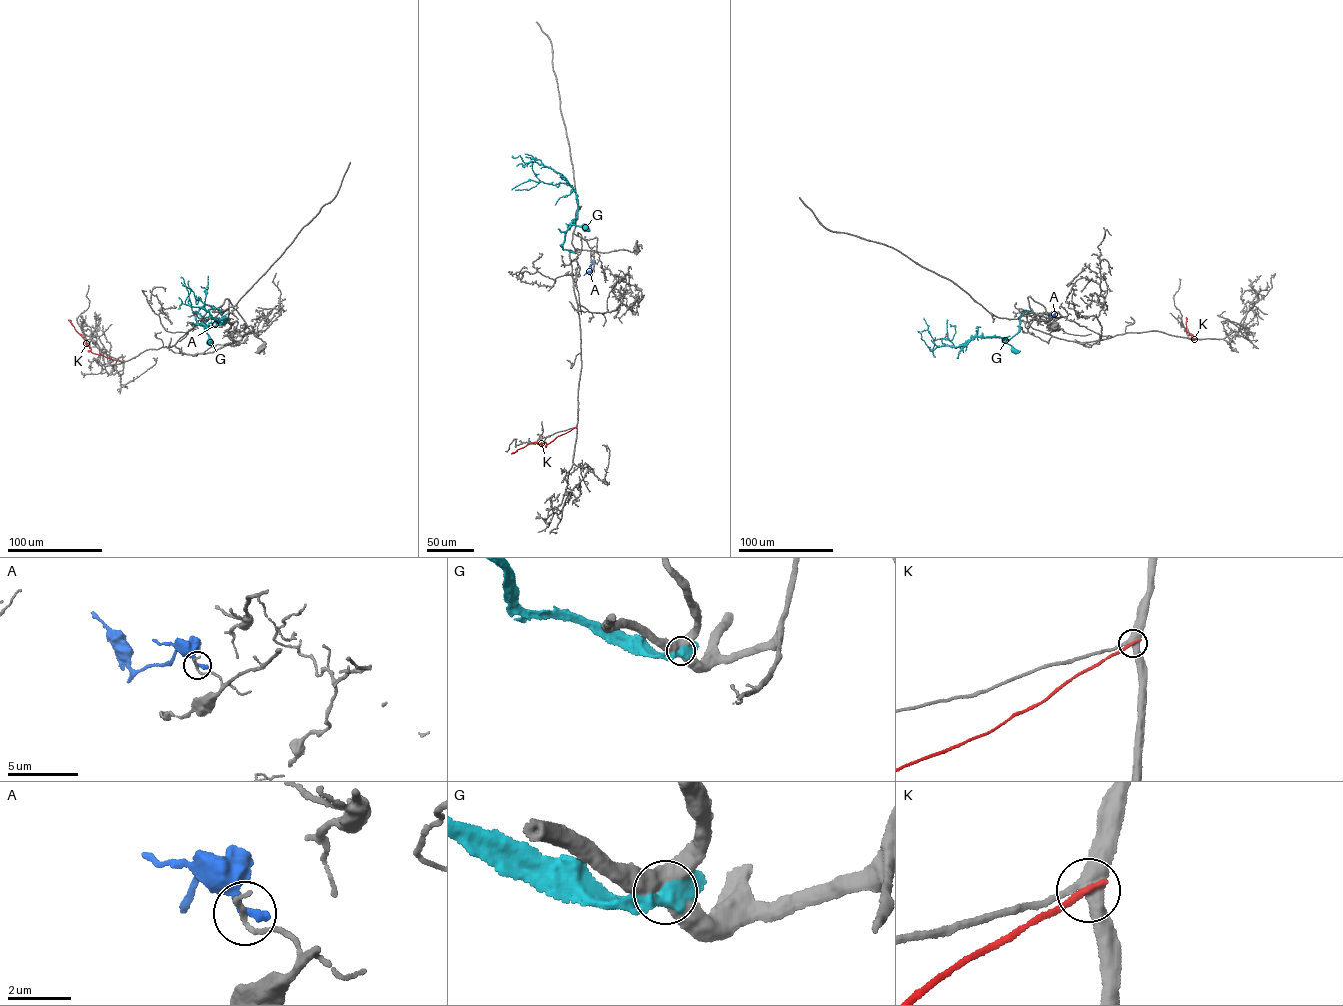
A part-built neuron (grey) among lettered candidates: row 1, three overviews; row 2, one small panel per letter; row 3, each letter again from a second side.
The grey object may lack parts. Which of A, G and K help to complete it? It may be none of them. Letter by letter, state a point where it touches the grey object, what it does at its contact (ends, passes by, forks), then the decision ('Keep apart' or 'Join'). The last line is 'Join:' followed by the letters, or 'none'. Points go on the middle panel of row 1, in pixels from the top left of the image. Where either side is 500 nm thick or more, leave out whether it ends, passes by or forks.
A: Touches grey at (592, 264). It ends there. Keep apart
G: Touches grey at (574, 252). Keep apart
K: Touches grey at (576, 427). It ends there. Keep apart
Join: none

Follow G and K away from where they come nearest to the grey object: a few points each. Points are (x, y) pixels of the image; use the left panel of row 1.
G: (214, 309), (205, 304), (201, 307), (196, 314), (199, 324), (214, 326), (225, 320), (213, 319), (181, 282)
K: (123, 362), (92, 352), (68, 319)

